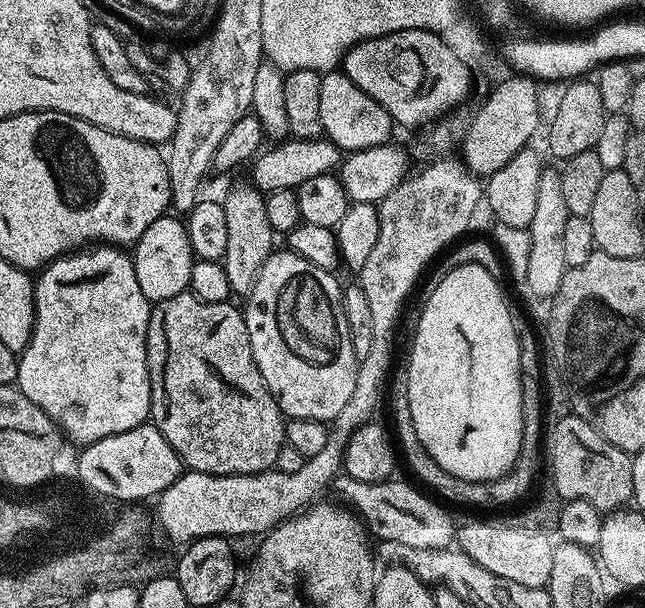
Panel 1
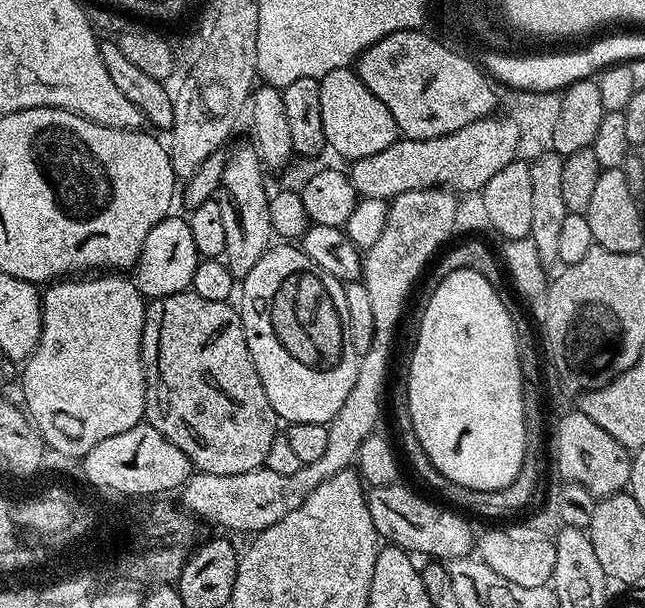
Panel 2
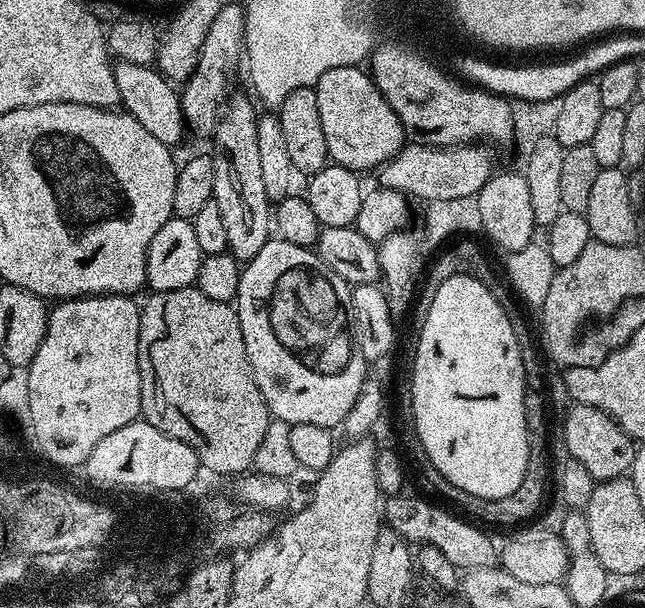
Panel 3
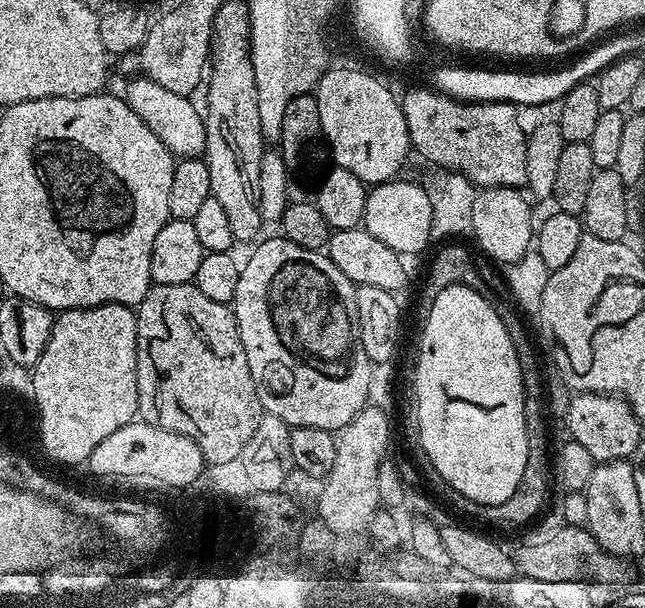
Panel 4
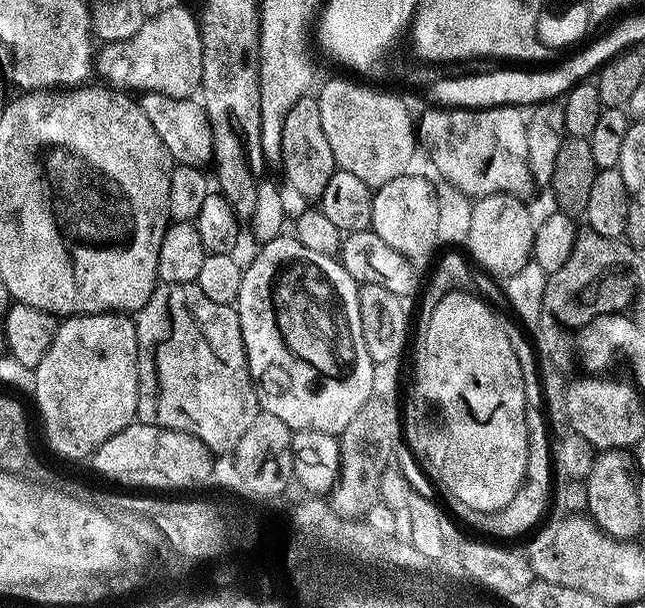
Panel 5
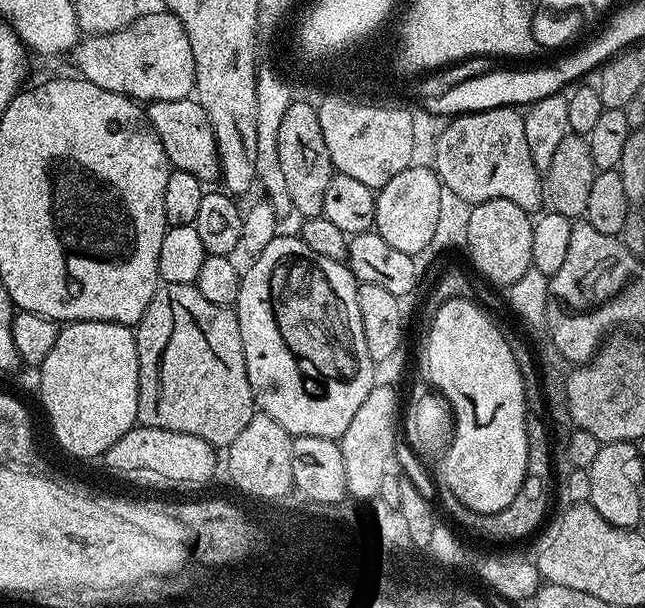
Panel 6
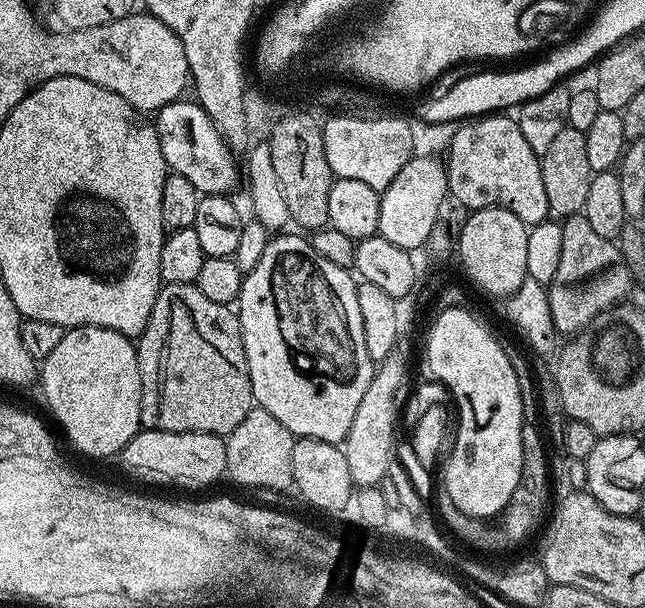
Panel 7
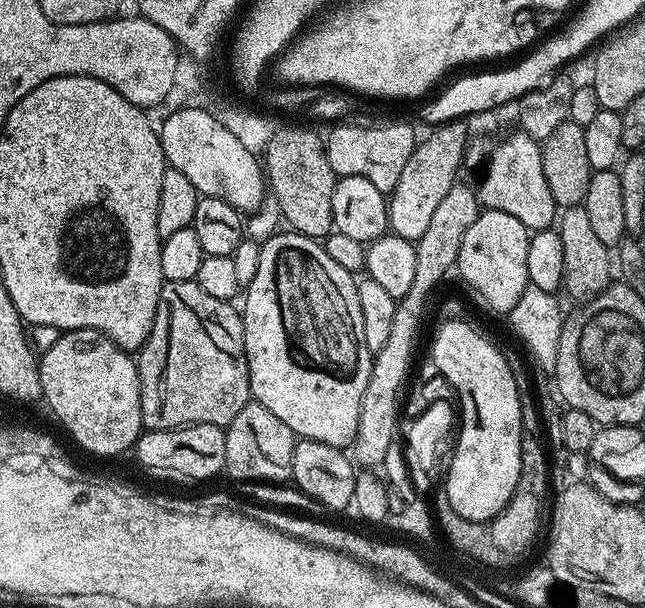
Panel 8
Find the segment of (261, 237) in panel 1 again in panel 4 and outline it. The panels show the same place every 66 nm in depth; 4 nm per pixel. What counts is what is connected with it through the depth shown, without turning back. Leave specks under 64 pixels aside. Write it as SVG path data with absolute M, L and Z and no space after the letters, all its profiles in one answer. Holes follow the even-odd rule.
M225 2L218 11L212 22L212 51L210 53L210 71L206 76L206 88L208 84L208 112L206 108L206 119L204 129L206 130L206 146L204 147L204 156L210 170L210 186L212 187L212 195L218 198L218 202L222 202L222 206L226 209L226 214L230 217L230 228L234 230L237 241L255 241L261 235L262 223L259 210L259 180L260 165L263 164L263 156L266 151L266 141L262 134L262 122L258 122L258 86L254 82L254 66L252 65L252 50L250 41L252 38L252 22L248 17L247 3L232 4Z

